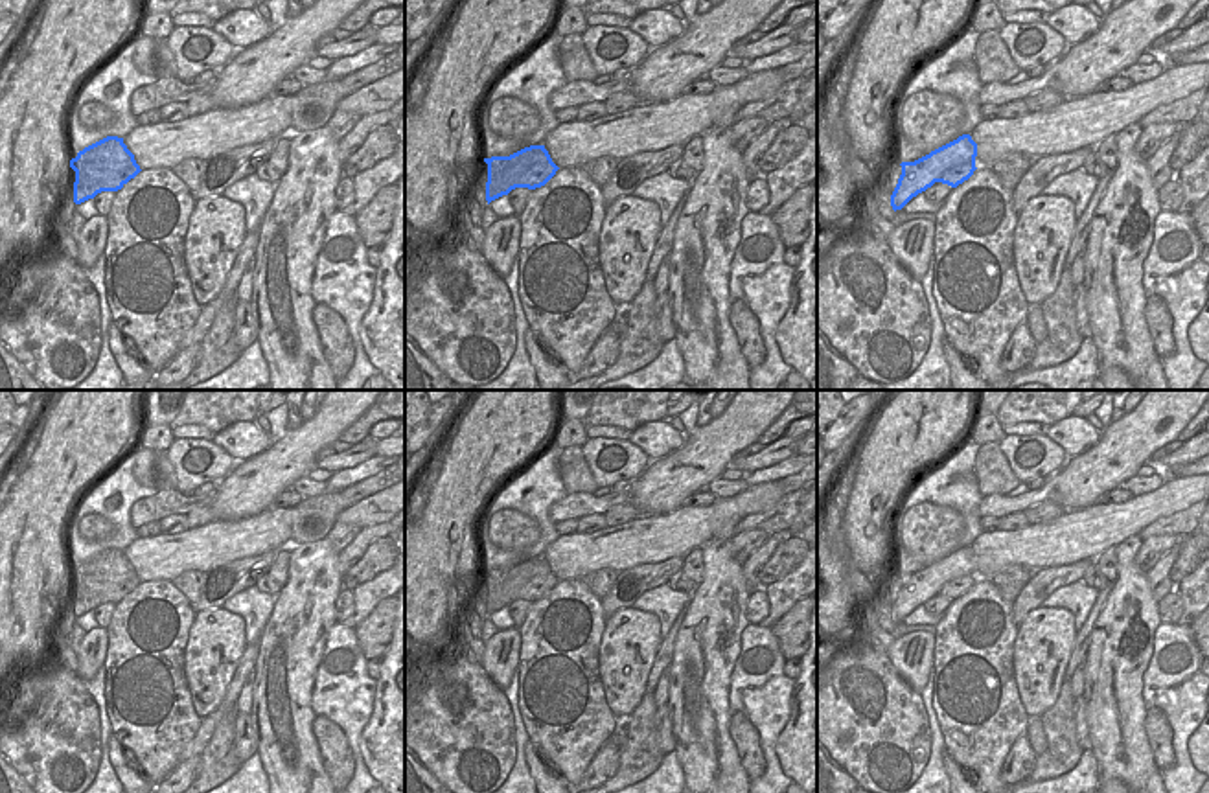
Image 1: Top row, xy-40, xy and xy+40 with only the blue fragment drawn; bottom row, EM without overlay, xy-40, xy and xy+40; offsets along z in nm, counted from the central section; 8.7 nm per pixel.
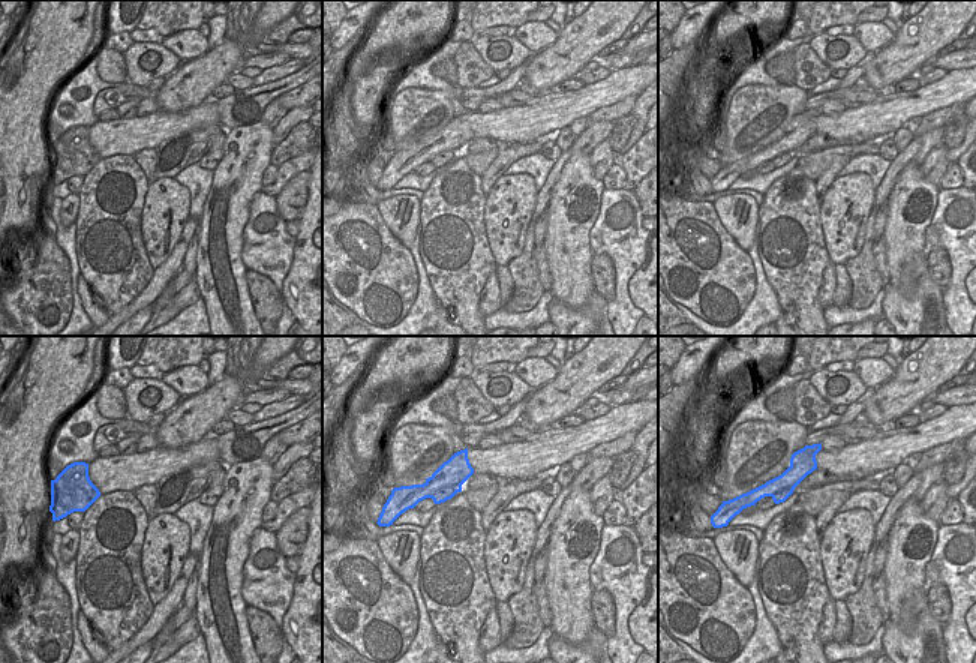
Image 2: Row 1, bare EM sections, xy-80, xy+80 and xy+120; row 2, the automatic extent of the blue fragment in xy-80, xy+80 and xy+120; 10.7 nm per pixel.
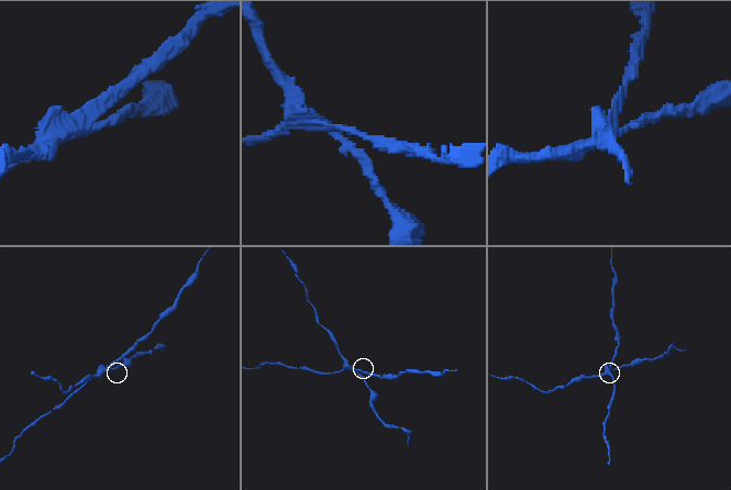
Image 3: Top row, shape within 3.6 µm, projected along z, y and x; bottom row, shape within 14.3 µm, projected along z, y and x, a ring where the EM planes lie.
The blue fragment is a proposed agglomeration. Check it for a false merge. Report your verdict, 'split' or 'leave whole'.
split

